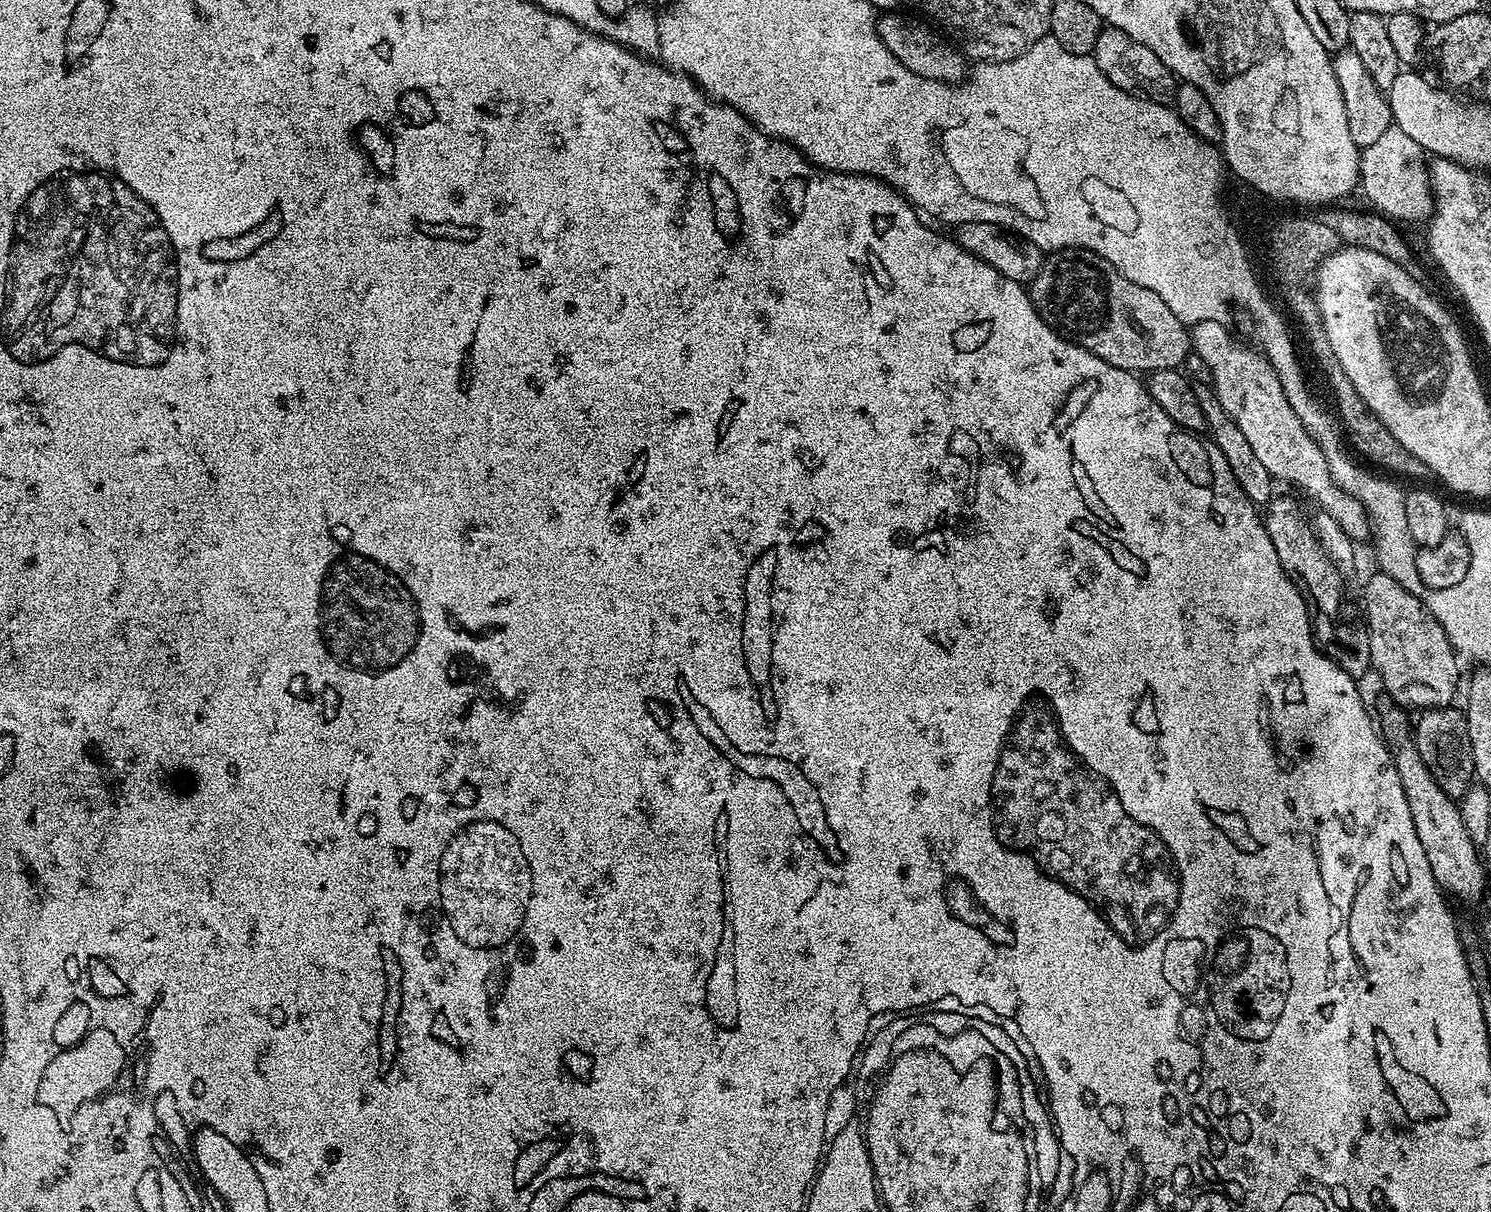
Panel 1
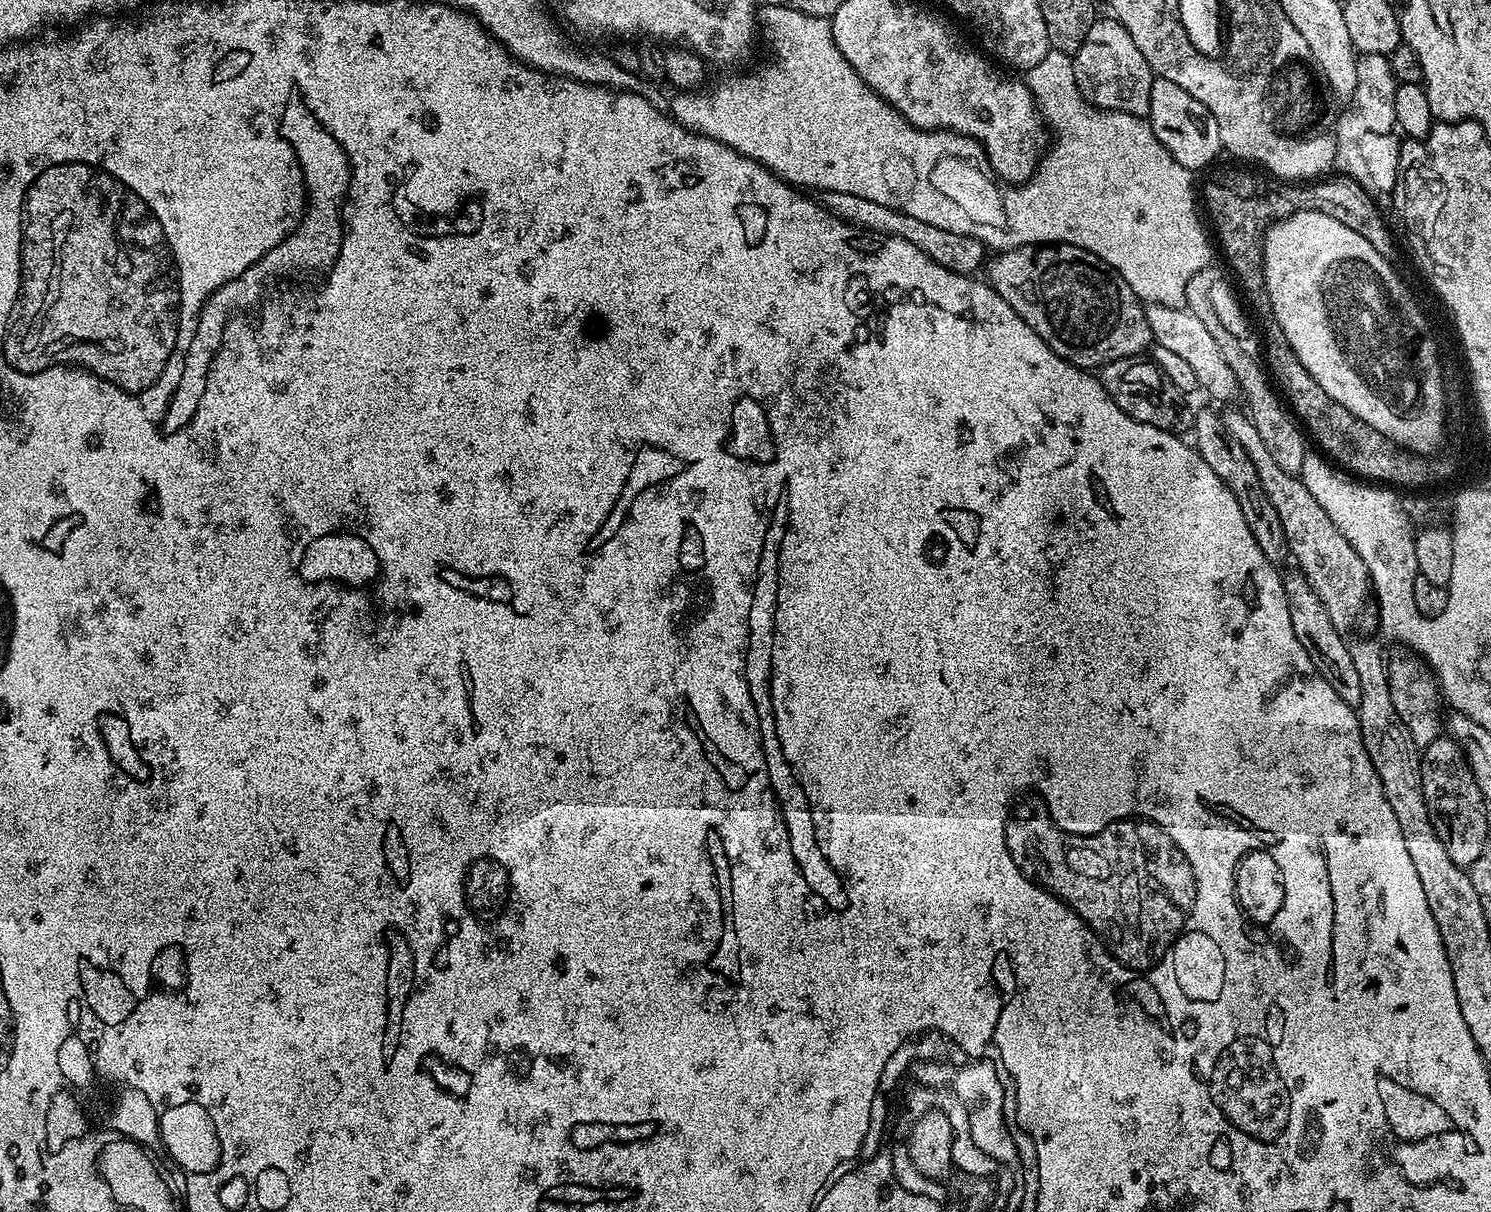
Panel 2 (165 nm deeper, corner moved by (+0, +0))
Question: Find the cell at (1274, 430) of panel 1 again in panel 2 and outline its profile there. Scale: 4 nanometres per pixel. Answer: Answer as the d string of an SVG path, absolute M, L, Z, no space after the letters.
M1161 304L1147 305L1148 322L1152 331L1152 338L1156 344L1166 346L1166 350L1178 354L1194 370L1200 388L1208 391L1216 400L1228 400L1238 392L1238 385L1234 378L1234 370L1230 370L1229 361L1222 358L1222 350L1218 350L1218 342L1210 338L1210 330L1202 326L1202 321L1187 307L1171 308Z

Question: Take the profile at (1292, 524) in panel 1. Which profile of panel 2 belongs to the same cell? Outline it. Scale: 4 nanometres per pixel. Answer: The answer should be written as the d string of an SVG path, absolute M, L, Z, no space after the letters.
M1293 570L1289 576L1285 575L1283 581L1284 593L1290 606L1290 618L1298 642L1302 642L1306 654L1310 654L1316 669L1323 674L1326 682L1330 682L1330 686L1334 686L1338 696L1350 705L1359 705L1361 684L1358 682L1358 672L1354 668L1354 661L1350 658L1345 643L1338 638L1338 633L1330 622L1330 616L1326 612L1326 606L1322 604L1322 599L1315 593L1304 573L1299 570Z

